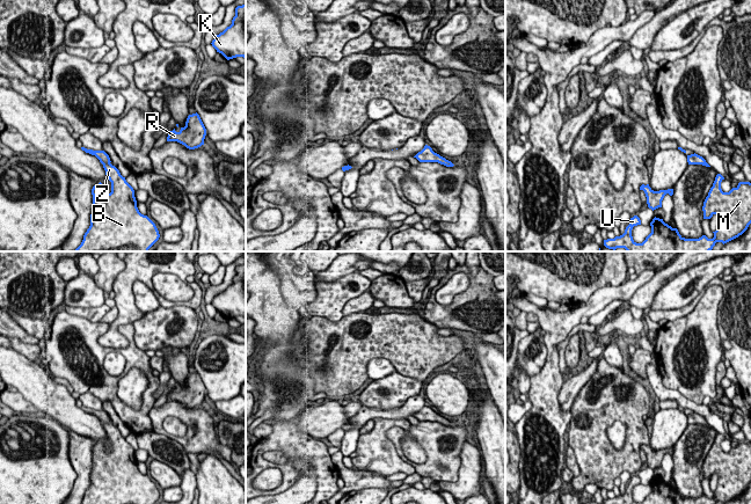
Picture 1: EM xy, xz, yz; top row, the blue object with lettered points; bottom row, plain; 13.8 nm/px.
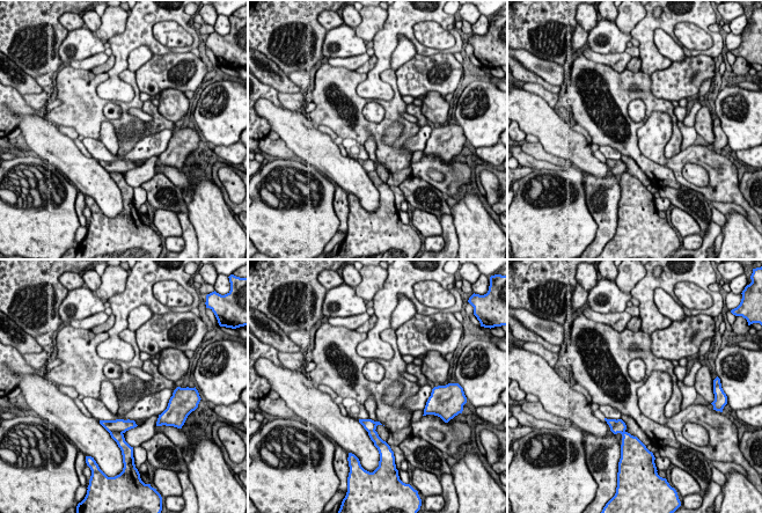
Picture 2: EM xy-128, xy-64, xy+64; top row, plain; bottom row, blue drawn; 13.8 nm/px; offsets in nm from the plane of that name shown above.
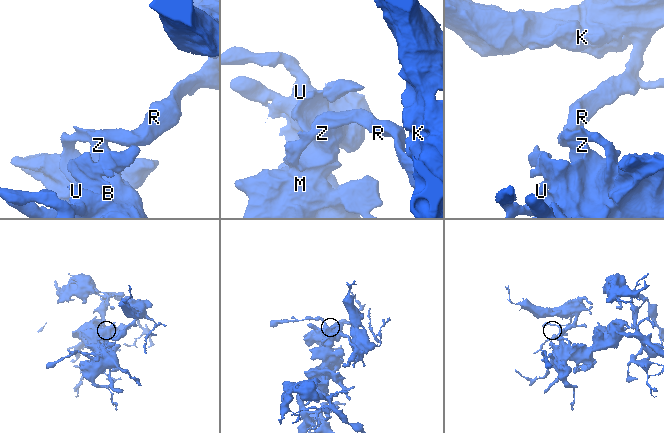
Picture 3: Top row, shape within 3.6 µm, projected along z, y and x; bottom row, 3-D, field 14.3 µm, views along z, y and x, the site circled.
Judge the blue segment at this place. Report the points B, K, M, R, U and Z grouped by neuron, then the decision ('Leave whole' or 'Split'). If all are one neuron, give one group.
Groups: B M U Z / K R. Split

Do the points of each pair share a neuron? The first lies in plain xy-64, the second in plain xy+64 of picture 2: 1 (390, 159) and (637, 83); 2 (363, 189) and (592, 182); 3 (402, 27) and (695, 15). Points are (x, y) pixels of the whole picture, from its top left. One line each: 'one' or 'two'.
1: one
2: two
3: one

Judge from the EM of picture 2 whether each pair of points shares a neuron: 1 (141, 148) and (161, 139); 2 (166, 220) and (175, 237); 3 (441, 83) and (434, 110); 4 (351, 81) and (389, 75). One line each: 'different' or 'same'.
1: same
2: same
3: different
4: same

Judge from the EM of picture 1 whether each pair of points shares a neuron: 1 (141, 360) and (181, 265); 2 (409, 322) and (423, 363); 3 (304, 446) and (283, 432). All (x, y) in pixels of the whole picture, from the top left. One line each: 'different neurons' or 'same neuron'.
1: different neurons
2: same neuron
3: same neuron

